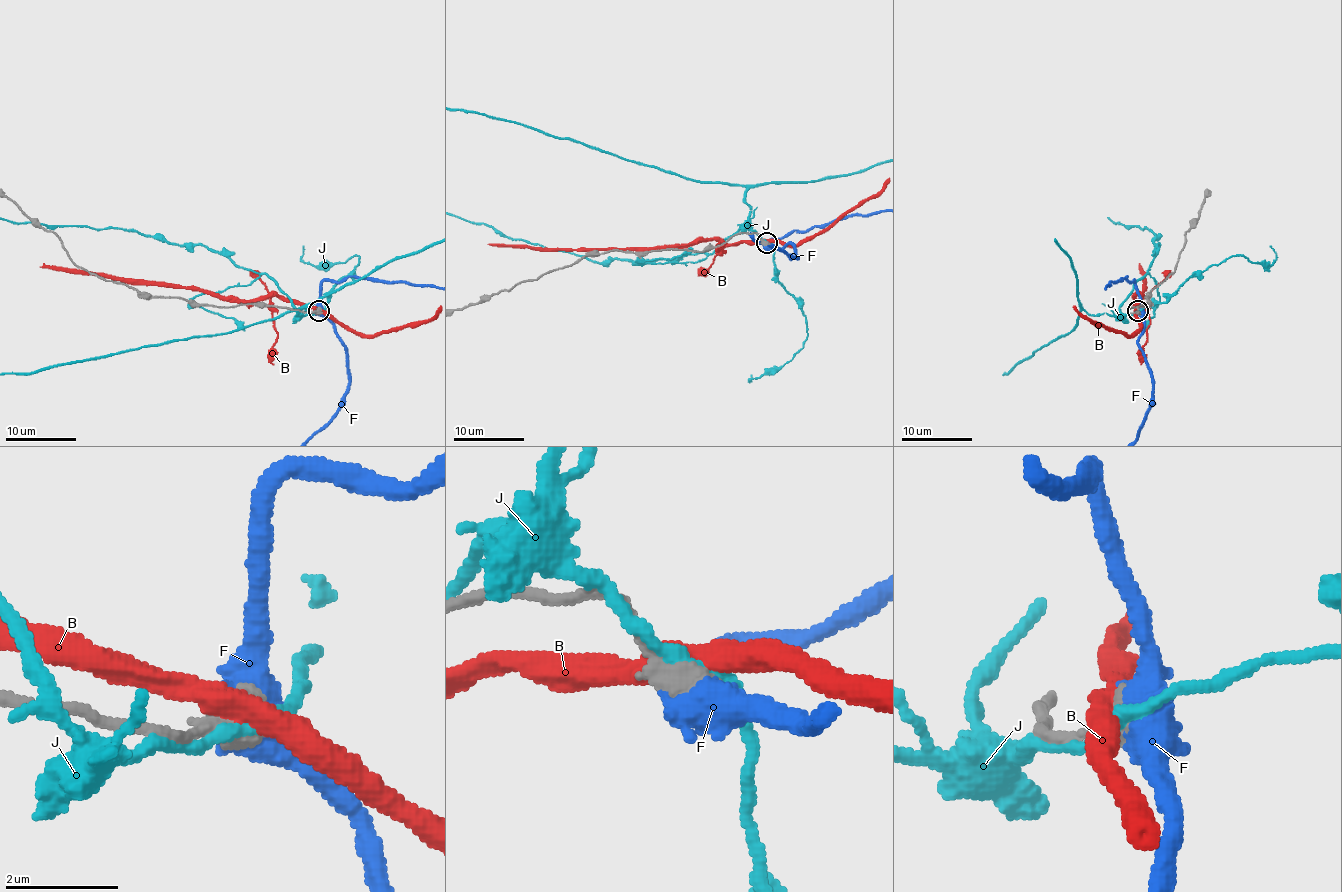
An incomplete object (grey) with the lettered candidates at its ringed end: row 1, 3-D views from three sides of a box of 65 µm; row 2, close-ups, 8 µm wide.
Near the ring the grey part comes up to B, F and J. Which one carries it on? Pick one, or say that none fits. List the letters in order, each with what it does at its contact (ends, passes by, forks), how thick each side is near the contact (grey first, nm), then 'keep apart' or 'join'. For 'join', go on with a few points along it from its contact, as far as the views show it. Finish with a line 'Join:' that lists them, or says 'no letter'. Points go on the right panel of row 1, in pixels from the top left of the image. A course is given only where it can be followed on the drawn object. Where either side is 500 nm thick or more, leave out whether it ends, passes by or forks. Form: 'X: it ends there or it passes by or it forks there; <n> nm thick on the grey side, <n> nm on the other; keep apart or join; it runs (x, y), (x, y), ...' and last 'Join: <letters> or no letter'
B: 550 nm thick on the grey side, 460 nm on the other; keep apart
F: 550 nm thick on the grey side, 550 nm on the other; join
J: 550 nm thick on the grey side, 220 nm on the other; keep apart
Join: F

